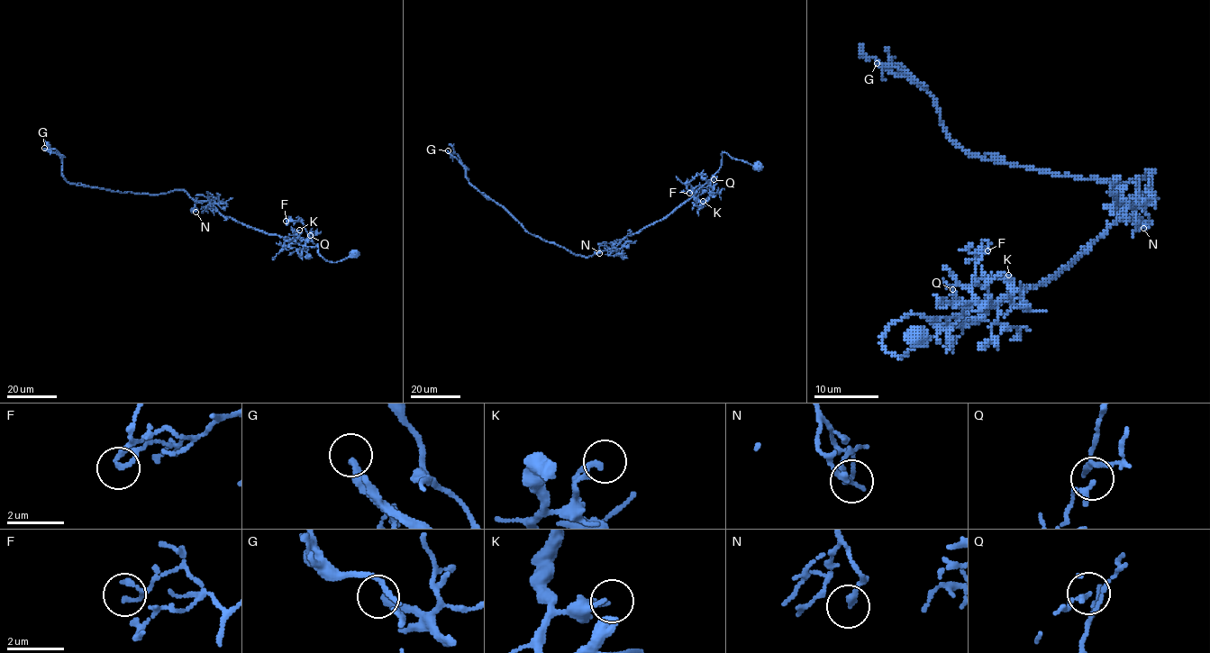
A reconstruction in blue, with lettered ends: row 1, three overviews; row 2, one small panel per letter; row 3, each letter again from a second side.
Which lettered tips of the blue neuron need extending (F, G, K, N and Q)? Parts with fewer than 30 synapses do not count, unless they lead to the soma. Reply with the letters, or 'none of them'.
G

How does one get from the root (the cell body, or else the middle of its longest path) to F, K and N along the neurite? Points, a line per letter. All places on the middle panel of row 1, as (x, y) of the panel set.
F: (758, 166), (754, 167), (723, 152), (721, 167), (707, 181), (714, 187), (706, 191), (698, 189), (689, 193)
K: (758, 166), (754, 167), (723, 152), (721, 167), (707, 181), (713, 192), (703, 201)
N: (758, 166), (723, 152), (720, 168), (692, 196), (662, 219), (626, 235), (611, 249), (598, 250), (599, 253)

